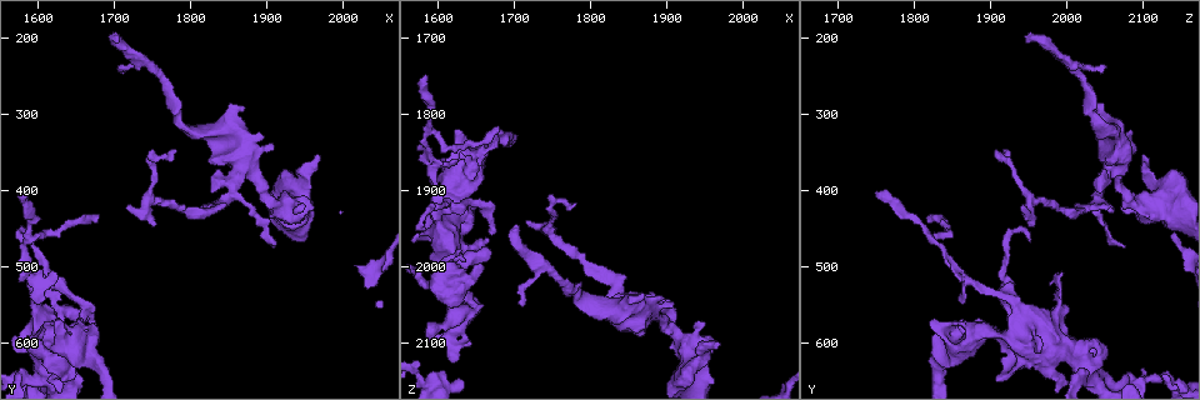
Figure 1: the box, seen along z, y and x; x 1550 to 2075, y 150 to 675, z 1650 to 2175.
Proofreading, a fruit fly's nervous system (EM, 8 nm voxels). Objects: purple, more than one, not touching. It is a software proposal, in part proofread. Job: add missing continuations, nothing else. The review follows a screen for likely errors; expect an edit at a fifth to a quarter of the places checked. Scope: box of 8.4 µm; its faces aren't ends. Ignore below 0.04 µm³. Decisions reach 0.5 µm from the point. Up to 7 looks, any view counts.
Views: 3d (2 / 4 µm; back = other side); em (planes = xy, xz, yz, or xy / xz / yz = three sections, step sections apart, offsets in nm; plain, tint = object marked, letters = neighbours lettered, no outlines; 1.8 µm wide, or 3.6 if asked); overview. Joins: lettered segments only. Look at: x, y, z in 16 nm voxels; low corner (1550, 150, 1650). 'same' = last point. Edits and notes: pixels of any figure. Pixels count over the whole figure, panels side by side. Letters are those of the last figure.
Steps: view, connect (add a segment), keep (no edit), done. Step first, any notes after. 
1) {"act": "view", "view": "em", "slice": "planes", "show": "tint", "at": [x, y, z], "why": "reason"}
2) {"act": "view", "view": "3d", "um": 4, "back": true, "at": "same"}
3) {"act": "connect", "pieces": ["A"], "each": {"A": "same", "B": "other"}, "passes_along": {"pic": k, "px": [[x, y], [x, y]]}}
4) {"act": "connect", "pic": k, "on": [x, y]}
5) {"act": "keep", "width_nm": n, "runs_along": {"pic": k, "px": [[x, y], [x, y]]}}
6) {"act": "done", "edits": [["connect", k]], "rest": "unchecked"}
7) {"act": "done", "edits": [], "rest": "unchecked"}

{"act": "view", "view": "em", "slice": "planes", "show": "letters", "at": [1745, 415, 1960], "why": "abrupt turn"}

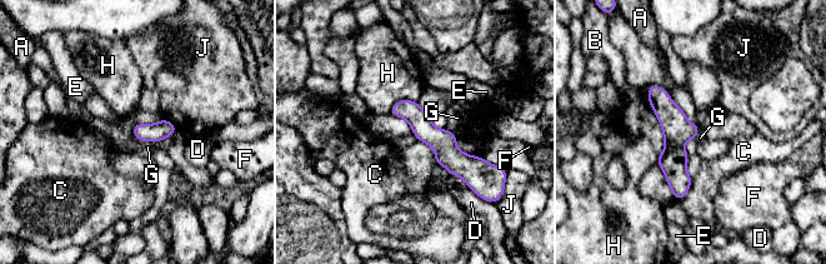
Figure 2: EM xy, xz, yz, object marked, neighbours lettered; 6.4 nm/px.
{"act": "keep", "width_nm": 120, "each": {"A": "other", "B": "other", "C": "other", "D": "other", "E": "other", "F": "other", "G": "other", "H": "other", "J": "other"}, "runs_along": {"pic": 2, "px": [[651, 89], [674, 121], [676, 197]]}, "found": "no lettered segment goes on from it"}

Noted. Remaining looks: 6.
{"act": "view", "view": "em", "slice": "planes", "show": "letters", "at": [1890, 325, 2040], "why": "an open end"}

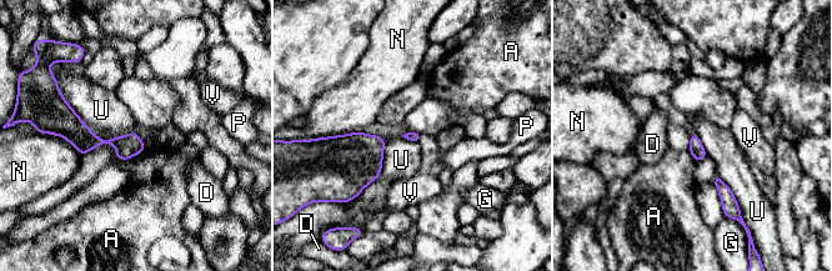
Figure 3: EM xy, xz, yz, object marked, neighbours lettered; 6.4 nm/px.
{"act": "keep", "each": {"A": "other", "D": "other", "G": "other", "N": "other", "P": "other", "U": "other", "V": "other"}, "found": "no lettered segment goes on from it"}

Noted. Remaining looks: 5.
{"act": "view", "view": "em", "slice": "planes", "show": "letters", "at": [1635, 645, 1910], "why": "an open end"}

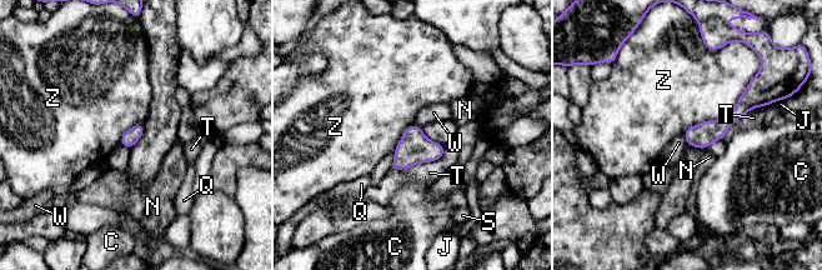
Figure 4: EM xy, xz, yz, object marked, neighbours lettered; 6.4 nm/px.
{"act": "keep", "each": {"C": "other", "J": "other", "N": "other", "Q": "other", "S": "other", "T": "other", "W": "other", "Z": "other"}, "runs_along": {"pic": 4, "px": [[756, 94], [727, 123], [688, 140]]}, "found": "no lettered segment goes on from it"}

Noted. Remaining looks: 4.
{"act": "done", "edits": [], "rest": "unchecked"}

